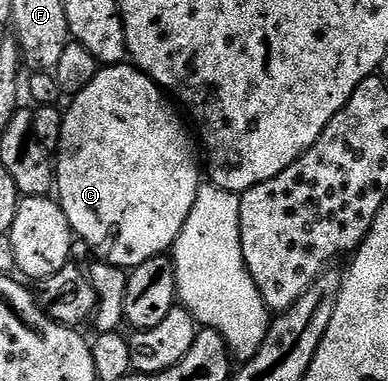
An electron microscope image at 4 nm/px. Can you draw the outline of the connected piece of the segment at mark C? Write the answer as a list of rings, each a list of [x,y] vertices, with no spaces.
[[[134,65],[104,66],[97,73],[97,77],[93,77],[93,81],[89,81],[89,85],[84,91],[78,91],[70,102],[71,108],[66,108],[63,116],[63,132],[59,138],[59,146],[57,148],[59,161],[57,159],[54,164],[54,182],[57,184],[57,201],[63,206],[63,212],[69,221],[72,232],[78,238],[80,235],[91,246],[91,251],[95,254],[94,258],[96,260],[108,263],[114,267],[134,269],[153,257],[170,252],[174,248],[177,237],[193,209],[193,201],[197,201],[197,193],[201,186],[201,178],[199,179],[199,171],[201,175],[201,159],[200,156],[199,159],[195,156],[195,147],[191,144],[191,139],[187,136],[186,129],[183,128],[184,116],[182,114],[179,116],[175,112],[176,104],[168,98],[163,88]]]

